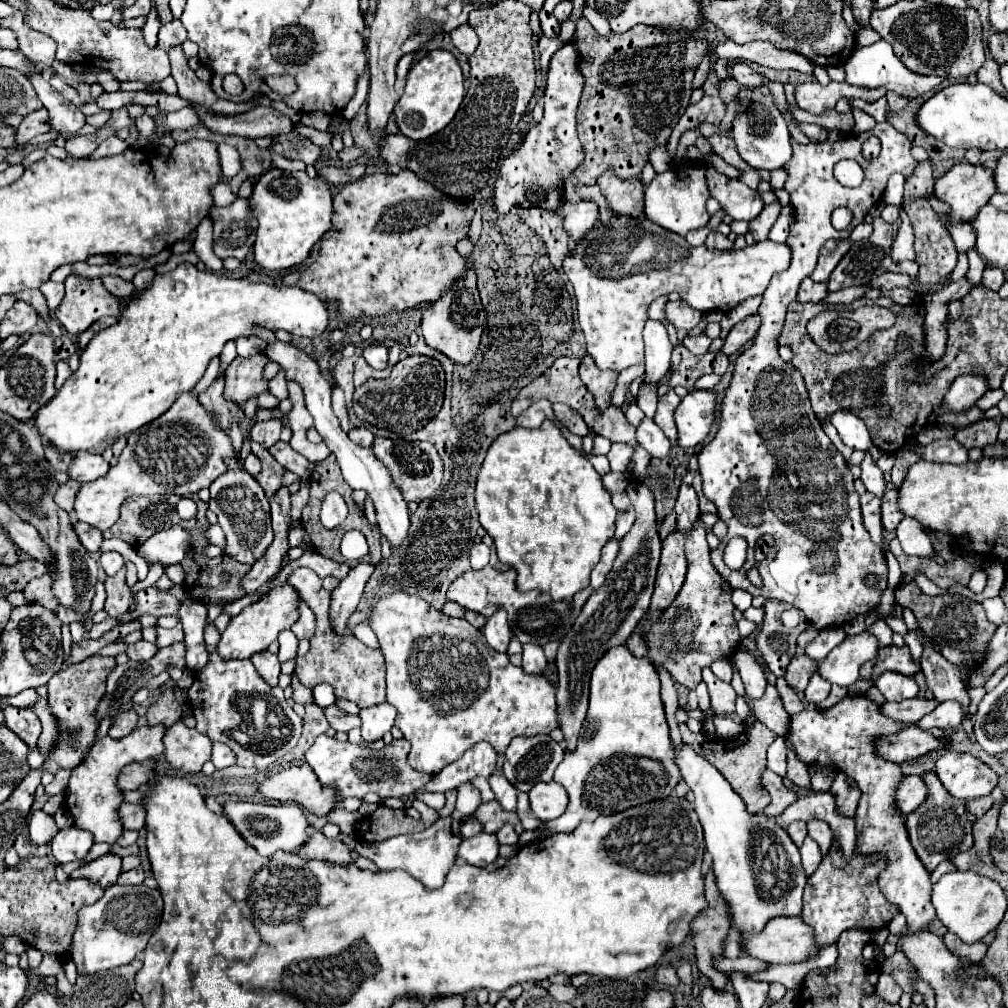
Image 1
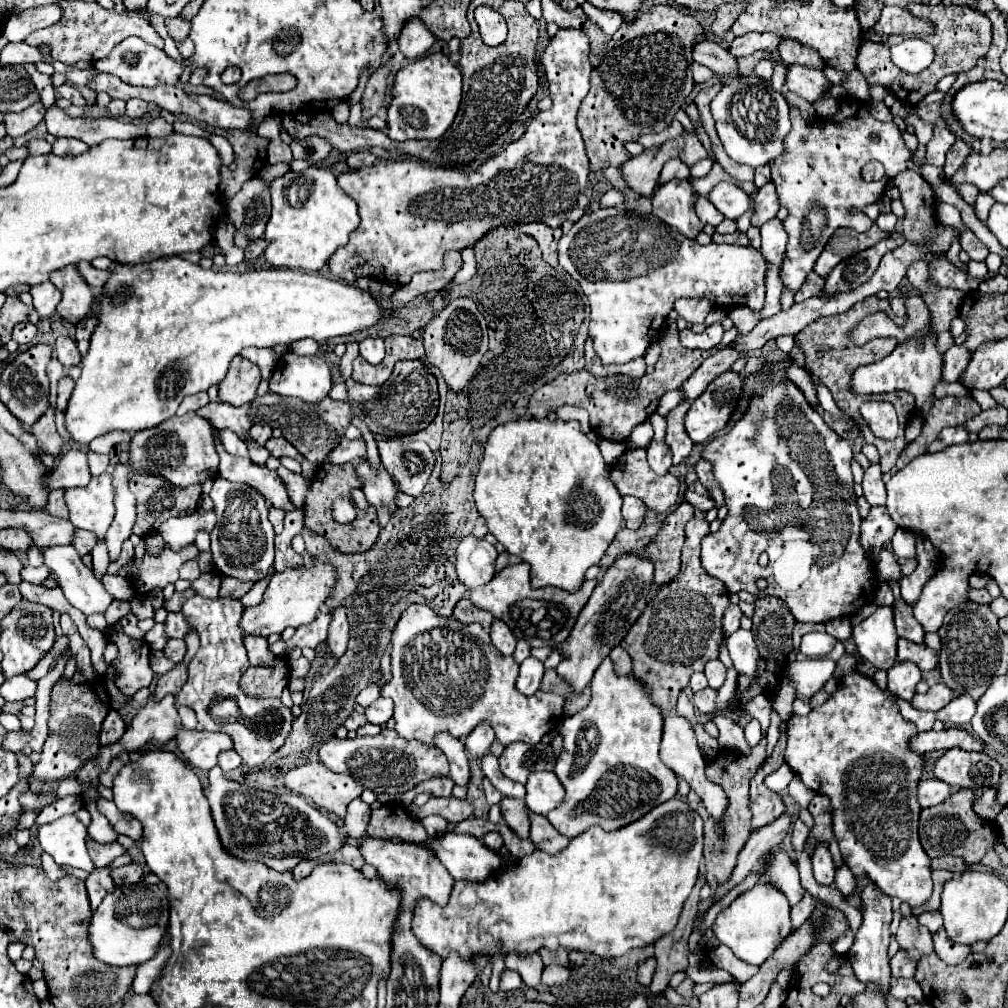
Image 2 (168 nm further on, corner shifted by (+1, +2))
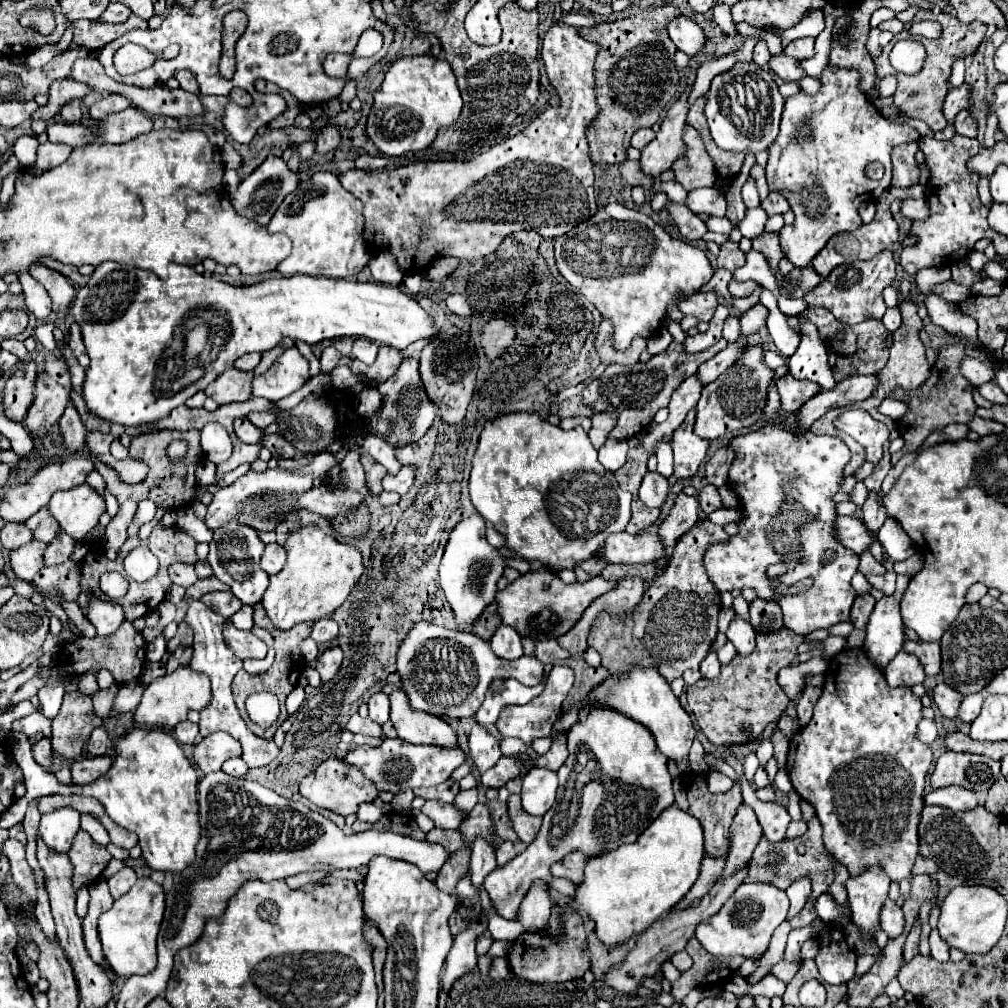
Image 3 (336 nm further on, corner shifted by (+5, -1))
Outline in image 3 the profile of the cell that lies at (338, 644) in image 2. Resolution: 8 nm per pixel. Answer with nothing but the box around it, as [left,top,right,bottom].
[307,648,343,684]

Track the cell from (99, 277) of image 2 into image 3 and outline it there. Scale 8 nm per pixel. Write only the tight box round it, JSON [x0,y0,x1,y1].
[41,258,89,286]

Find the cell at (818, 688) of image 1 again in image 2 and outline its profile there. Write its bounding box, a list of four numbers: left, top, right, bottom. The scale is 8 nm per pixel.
[789,659,835,699]

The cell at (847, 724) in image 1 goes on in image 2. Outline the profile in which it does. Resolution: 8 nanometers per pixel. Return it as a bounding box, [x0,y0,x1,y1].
[787,671,931,907]

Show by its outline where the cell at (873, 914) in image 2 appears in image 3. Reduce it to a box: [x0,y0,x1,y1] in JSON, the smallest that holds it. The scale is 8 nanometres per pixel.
[845,866,891,936]

